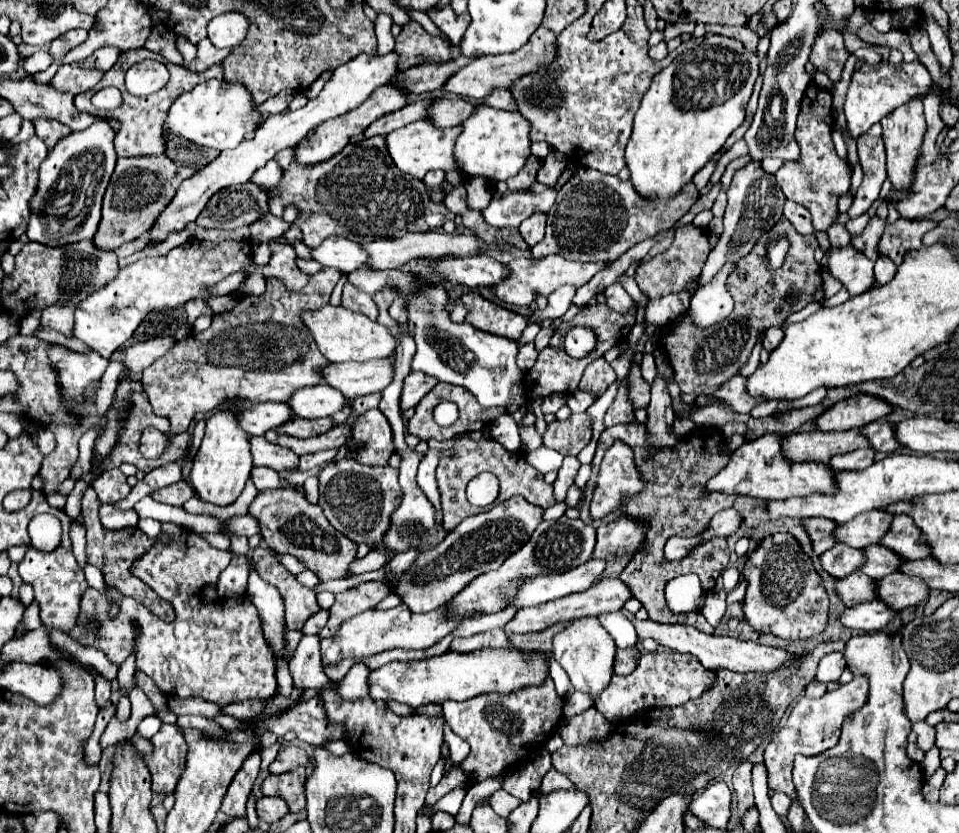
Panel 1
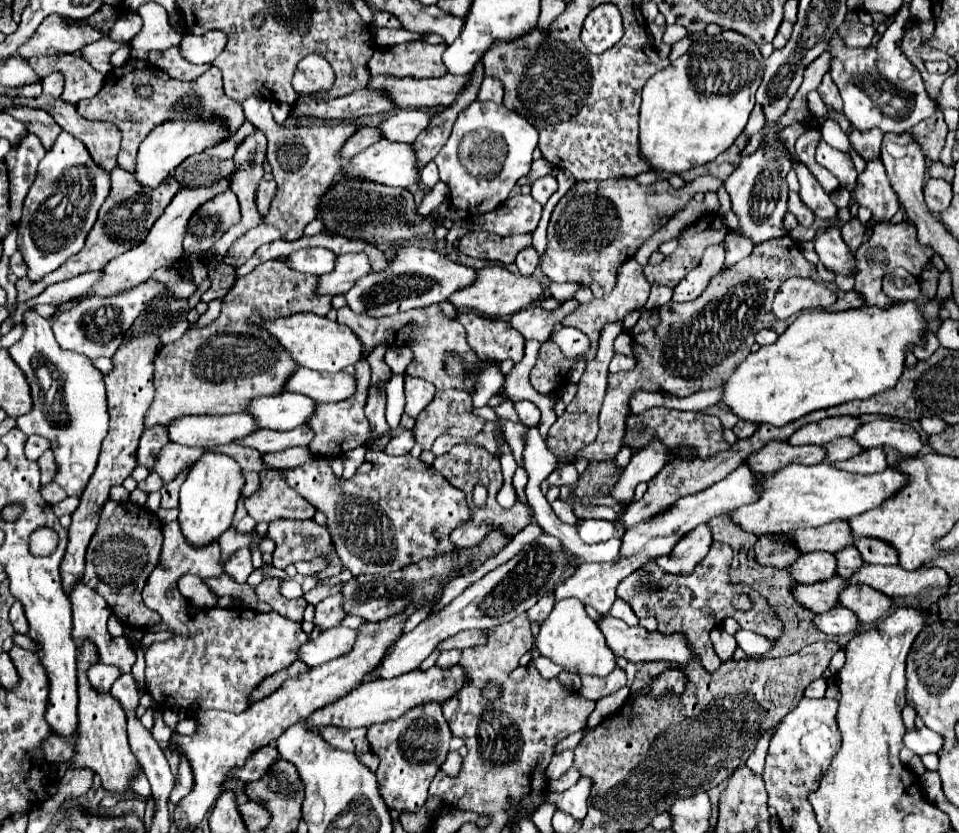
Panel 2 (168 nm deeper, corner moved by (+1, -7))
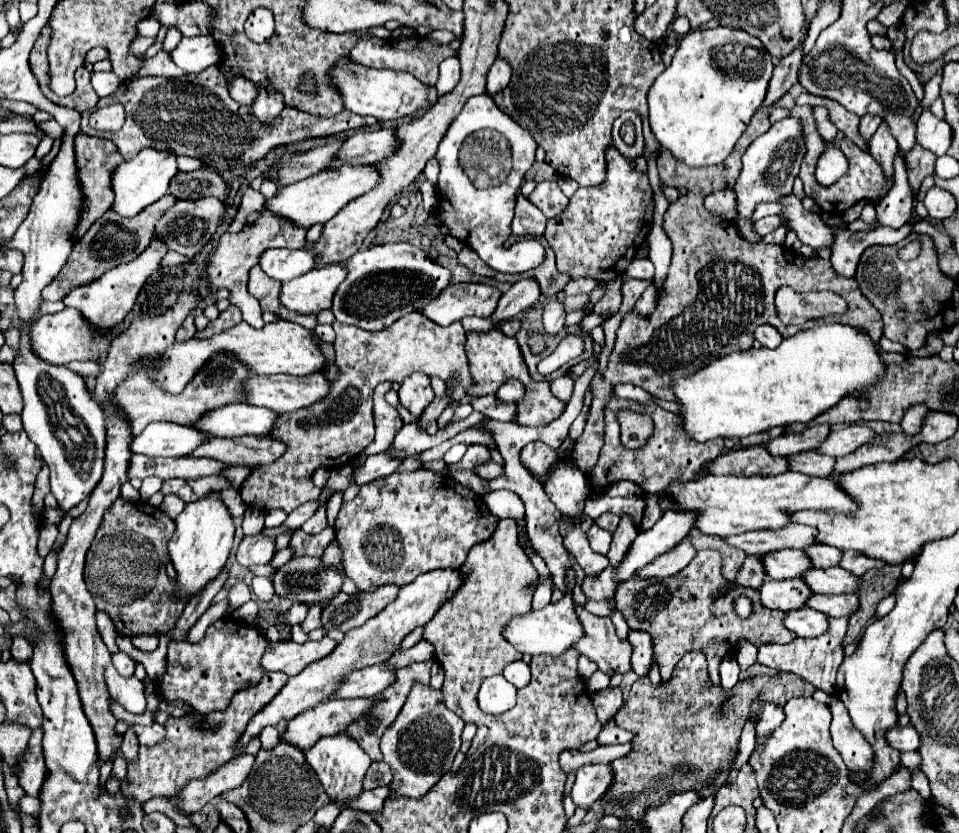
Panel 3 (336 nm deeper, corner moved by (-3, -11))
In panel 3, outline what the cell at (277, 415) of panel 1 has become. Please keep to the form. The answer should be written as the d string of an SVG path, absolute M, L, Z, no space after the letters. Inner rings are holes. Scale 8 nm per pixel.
M148 424L140 436L136 436L130 442L132 454L144 454L144 456L186 456L192 452L192 448L200 446L208 436L200 436L200 432L192 432L188 426L180 424Z

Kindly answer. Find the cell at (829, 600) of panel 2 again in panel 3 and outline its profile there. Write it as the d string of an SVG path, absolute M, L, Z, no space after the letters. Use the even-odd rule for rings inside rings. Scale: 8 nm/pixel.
M800 578L792 580L764 580L760 586L760 602L764 608L788 612L792 608L802 608L808 600L808 586Z

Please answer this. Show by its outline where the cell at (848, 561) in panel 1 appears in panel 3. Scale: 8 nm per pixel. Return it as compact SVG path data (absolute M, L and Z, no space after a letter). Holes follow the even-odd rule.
M776 550L768 552L762 556L764 572L772 580L788 580L788 578L798 578L800 572L806 572L810 568L808 558L804 556L802 550Z

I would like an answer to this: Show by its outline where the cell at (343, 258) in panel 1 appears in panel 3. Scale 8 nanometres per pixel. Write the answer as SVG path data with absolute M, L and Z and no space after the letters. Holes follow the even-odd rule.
M270 248L260 254L258 266L274 280L284 282L312 270L312 252Z

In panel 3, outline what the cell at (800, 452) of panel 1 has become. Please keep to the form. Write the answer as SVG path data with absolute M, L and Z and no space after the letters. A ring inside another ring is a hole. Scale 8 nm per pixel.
M764 446L734 448L722 452L710 466L708 474L734 474L734 476L774 476L788 470L786 458L768 456Z

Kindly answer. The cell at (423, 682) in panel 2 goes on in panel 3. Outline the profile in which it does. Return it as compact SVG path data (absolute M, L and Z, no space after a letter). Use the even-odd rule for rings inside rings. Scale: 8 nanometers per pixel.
M368 698L368 700L328 700L322 704L316 704L314 708L308 708L300 716L294 716L292 720L288 720L286 730L280 734L280 742L292 744L304 752L304 750L312 748L320 738L334 736L336 732L344 732L354 720L358 720L364 712L368 712L372 702L374 702L374 698Z

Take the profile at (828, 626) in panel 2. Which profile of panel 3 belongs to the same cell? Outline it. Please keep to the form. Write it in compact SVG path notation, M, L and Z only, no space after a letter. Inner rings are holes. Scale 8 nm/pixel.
M802 606L798 610L786 612L782 618L782 624L790 632L794 632L796 636L812 638L812 636L820 636L820 632L824 632L826 620L828 620L828 616L824 616L822 612L816 612L808 606Z

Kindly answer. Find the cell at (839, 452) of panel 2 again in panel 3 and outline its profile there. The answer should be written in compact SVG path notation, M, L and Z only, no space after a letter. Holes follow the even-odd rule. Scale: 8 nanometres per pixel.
M804 452L788 458L788 470L802 472L806 476L826 478L834 470L834 462L836 458L832 456L822 456L818 452Z

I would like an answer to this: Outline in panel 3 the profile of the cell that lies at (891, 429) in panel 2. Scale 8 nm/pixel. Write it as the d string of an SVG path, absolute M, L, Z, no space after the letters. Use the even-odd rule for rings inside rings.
M858 424L834 428L826 436L826 440L816 448L816 452L834 456L834 458L846 456L848 452L854 452L860 444L866 444L868 440L872 440L872 436L874 436L874 430L866 426L858 426Z

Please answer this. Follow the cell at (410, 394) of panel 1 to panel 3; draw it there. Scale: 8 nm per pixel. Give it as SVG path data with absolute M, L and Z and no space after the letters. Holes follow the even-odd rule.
M420 372L404 378L400 384L400 390L398 390L398 398L400 398L400 404L404 408L408 408L414 416L420 416L422 410L434 398L430 378L426 374L420 374Z

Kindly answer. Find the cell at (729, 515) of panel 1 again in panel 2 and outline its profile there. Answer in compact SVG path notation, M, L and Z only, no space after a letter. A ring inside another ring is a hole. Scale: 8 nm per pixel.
M708 524L696 526L688 536L684 536L676 548L658 560L658 566L670 574L688 576L694 572L696 564L702 562L712 546L712 530Z

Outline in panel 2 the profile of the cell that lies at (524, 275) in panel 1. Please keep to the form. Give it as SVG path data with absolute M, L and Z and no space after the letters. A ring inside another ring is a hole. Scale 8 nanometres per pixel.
M490 266L478 270L476 284L456 292L452 296L452 304L456 308L468 308L486 316L498 316L498 318L508 318L522 308L534 304L542 296L542 282L532 274L532 276L522 276L522 274L512 274L504 266Z

